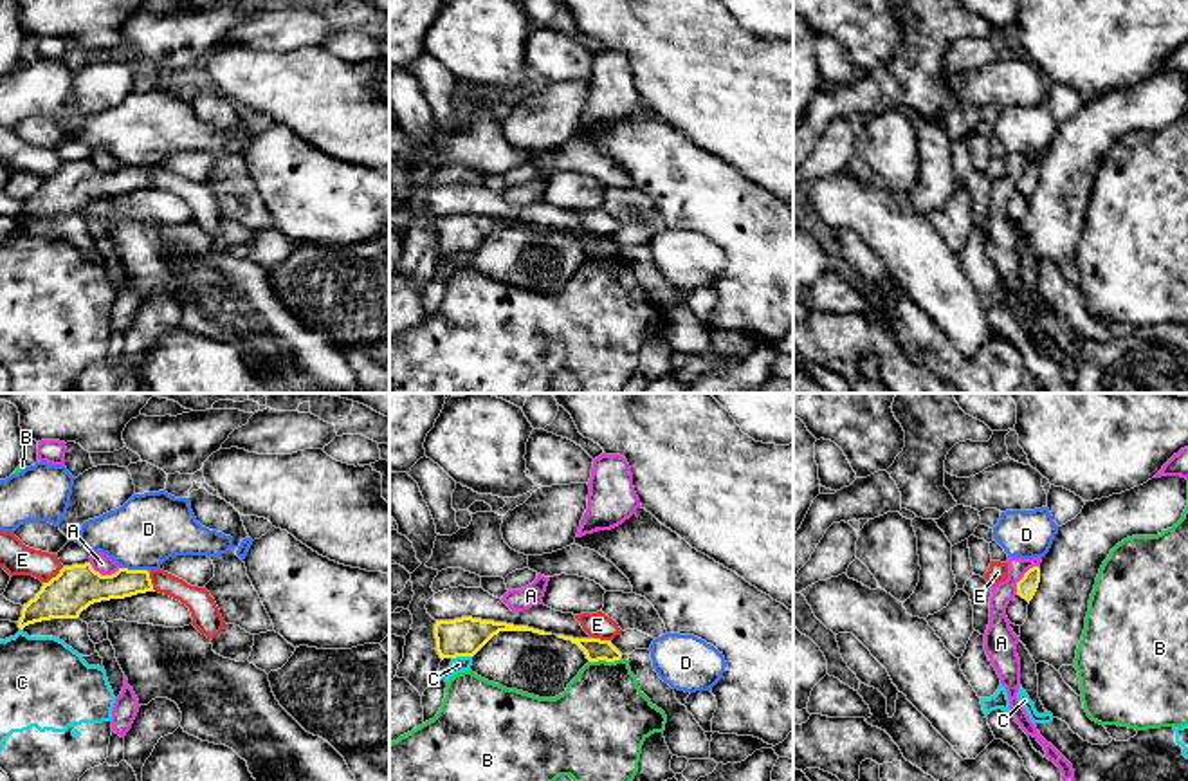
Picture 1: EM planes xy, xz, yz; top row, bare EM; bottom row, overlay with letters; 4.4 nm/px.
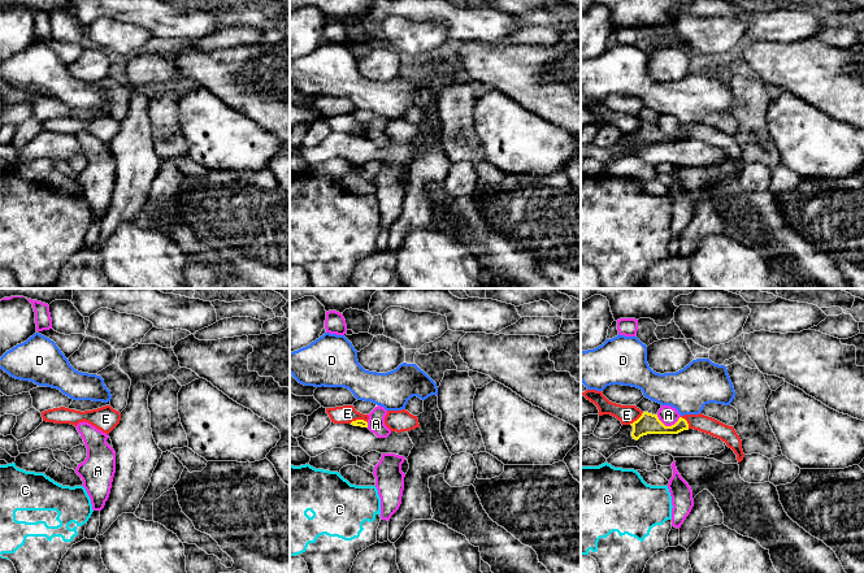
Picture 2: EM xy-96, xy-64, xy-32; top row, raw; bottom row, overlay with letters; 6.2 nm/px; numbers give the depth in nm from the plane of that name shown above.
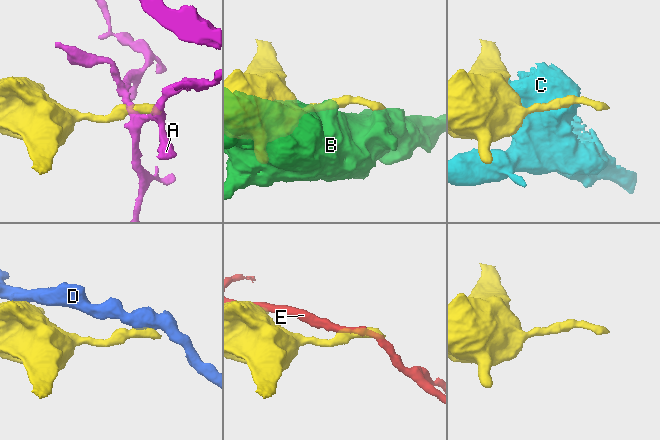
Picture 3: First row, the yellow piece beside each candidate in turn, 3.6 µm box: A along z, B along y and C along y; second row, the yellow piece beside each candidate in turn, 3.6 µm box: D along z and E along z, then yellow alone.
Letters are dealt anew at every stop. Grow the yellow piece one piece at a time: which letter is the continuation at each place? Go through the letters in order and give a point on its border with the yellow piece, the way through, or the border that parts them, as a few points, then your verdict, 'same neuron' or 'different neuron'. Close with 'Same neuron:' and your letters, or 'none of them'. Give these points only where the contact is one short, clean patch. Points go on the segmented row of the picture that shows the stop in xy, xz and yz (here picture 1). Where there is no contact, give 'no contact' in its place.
A: yz (1023, 578) | along yz (1037, 565), (1017, 583), (1015, 594) | different neuron
B: xz (604, 659) | different neuron
C: xz (462, 655) | different neuron
D: xy (136, 570) | along xy (121, 567), (148, 572) | different neuron
E: xy (53, 578) | different neuron
Same neuron: none of them

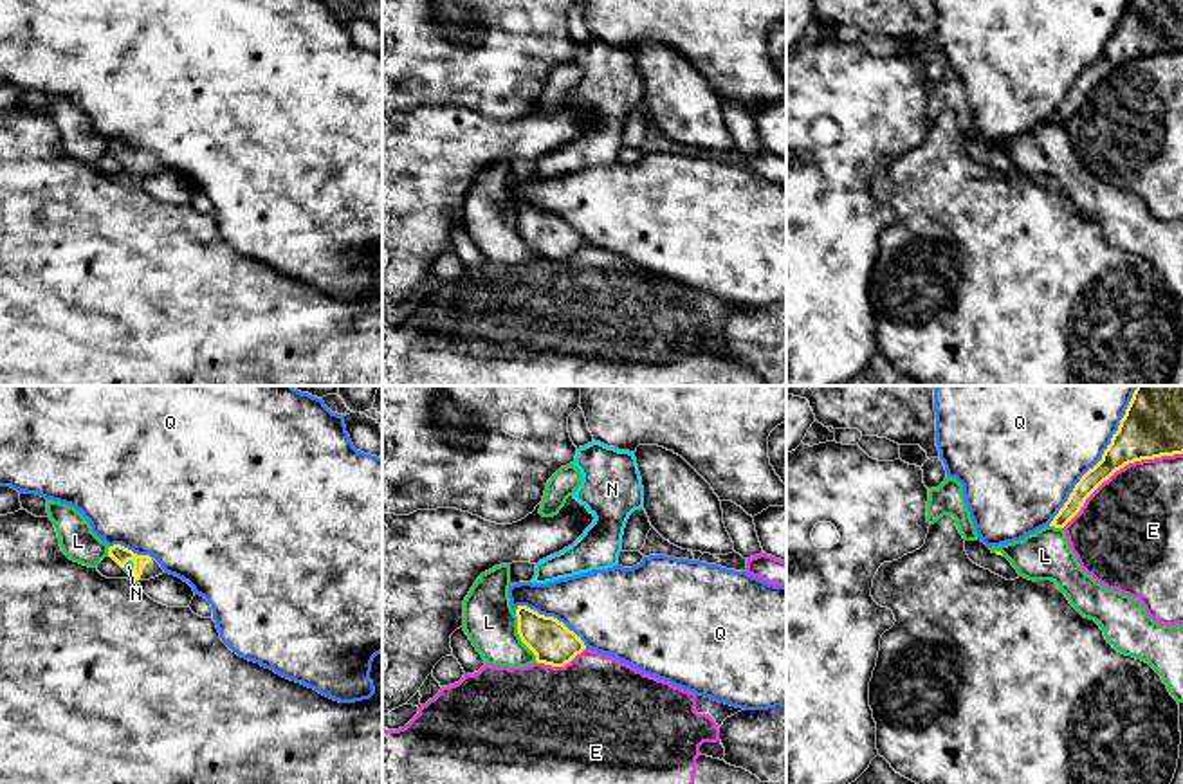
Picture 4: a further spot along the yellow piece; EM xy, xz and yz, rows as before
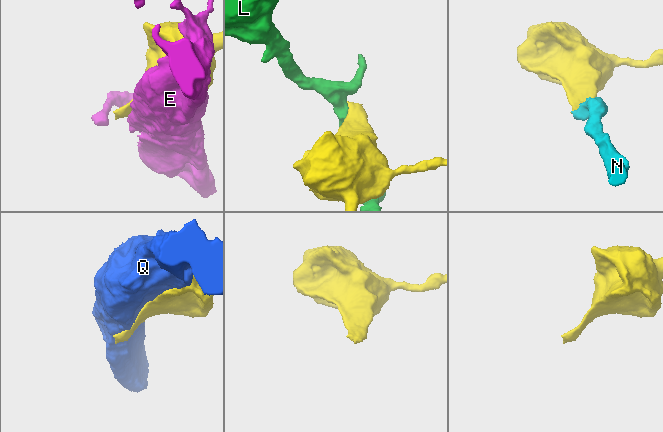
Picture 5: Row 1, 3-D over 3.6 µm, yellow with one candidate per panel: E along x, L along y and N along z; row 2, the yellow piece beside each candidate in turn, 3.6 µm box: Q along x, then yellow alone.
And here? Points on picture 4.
E: yz (1120, 467) | different neuron
L: xz (520, 637) | along xz (514, 613), (518, 637), (536, 660) | different neuron
N: xy (134, 568) | across xy (119, 554), (134, 568), (128, 566) | same neuron
Q: yz (1102, 455) | different neuron
Same neuron: N

